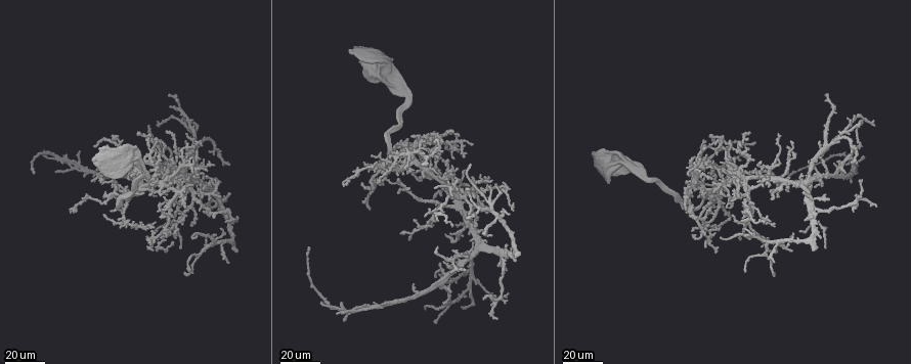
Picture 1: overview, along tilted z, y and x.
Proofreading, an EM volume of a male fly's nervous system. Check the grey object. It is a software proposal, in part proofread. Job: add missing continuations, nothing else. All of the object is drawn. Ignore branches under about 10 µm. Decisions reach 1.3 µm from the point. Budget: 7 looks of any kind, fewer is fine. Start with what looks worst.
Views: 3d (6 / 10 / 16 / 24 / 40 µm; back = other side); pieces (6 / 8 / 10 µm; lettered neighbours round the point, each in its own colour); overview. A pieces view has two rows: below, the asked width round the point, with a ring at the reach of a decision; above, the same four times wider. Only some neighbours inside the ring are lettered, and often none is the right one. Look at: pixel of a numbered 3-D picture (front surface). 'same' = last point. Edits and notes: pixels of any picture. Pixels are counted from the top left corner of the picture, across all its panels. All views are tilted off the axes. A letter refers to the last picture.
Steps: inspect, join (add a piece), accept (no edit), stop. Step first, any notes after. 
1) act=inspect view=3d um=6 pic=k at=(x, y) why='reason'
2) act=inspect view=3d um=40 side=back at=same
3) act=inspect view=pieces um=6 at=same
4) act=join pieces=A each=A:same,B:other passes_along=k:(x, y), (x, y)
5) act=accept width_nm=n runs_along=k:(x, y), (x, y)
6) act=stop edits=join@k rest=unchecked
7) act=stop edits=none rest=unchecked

act=inspect view=3d um=24 pic=1 at=(700, 184) why='branch stops here'

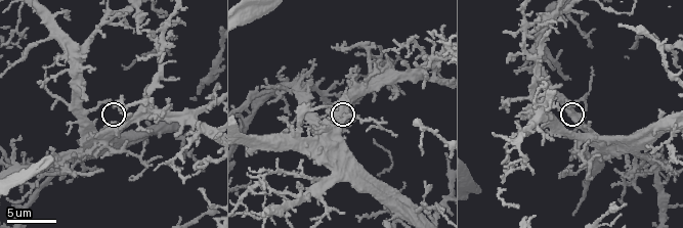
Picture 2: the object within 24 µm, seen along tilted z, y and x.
act=inspect view=pieces um=8 pic=2 at=(573, 104)

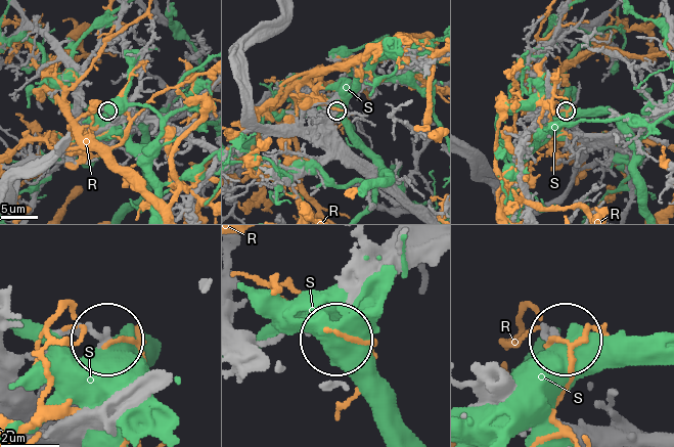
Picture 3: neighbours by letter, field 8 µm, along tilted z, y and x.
act=accept each=R:other,S:other found='no lettered piece goes on from it'

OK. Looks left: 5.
act=inspect view=3d um=40 pic=1 at=(445, 263) why='an open end'

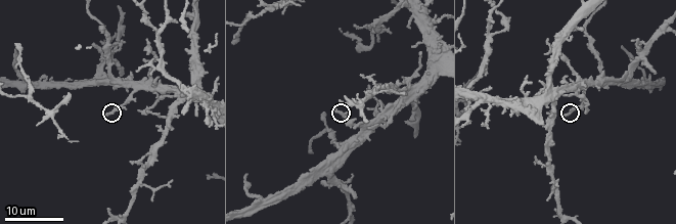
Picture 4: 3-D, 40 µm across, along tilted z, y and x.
act=inspect view=pieces um=10 pic=4 at=(334, 110)

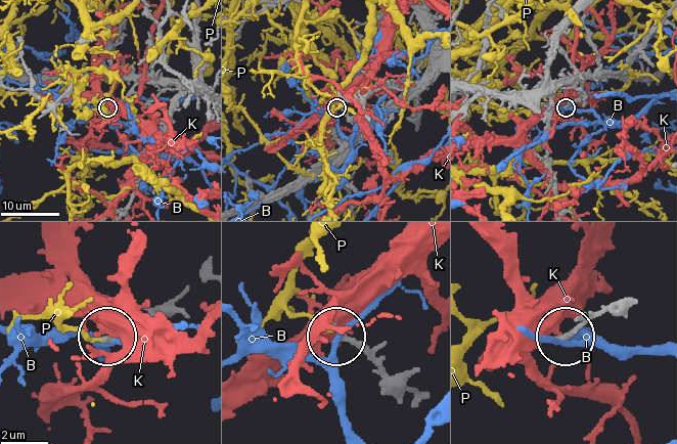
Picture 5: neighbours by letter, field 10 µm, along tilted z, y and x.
act=accept each=B:other,K:other,P:other runs_along=5:(614, 303), (568, 335) found='no lettered piece goes on from it'

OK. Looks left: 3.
act=inspect view=3d um=40 pic=1 at=(876, 207) why='tapers out'

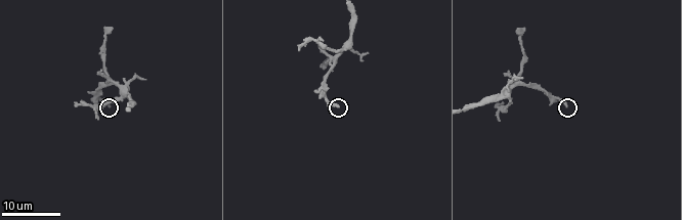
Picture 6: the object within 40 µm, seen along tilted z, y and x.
act=inspect view=3d um=10 pic=6 at=(109, 107)

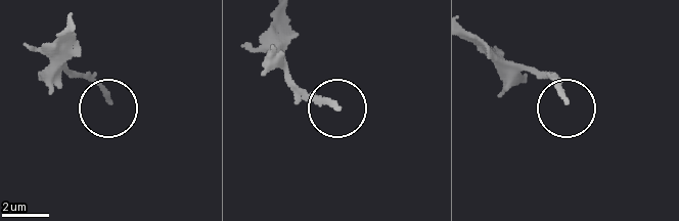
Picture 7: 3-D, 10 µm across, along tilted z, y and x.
act=inspect view=pieces um=10 pic=7 at=(336, 107) why='what lies round it'

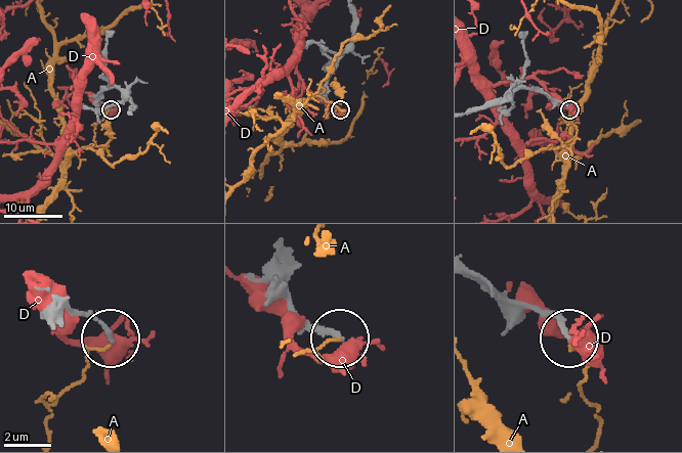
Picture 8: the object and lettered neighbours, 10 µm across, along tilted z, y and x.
act=accept each=A:other,D:other runs_along=8:(65, 299), (111, 333) found='none of them fits'

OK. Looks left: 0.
act=stop edits=none rest=unchecked

